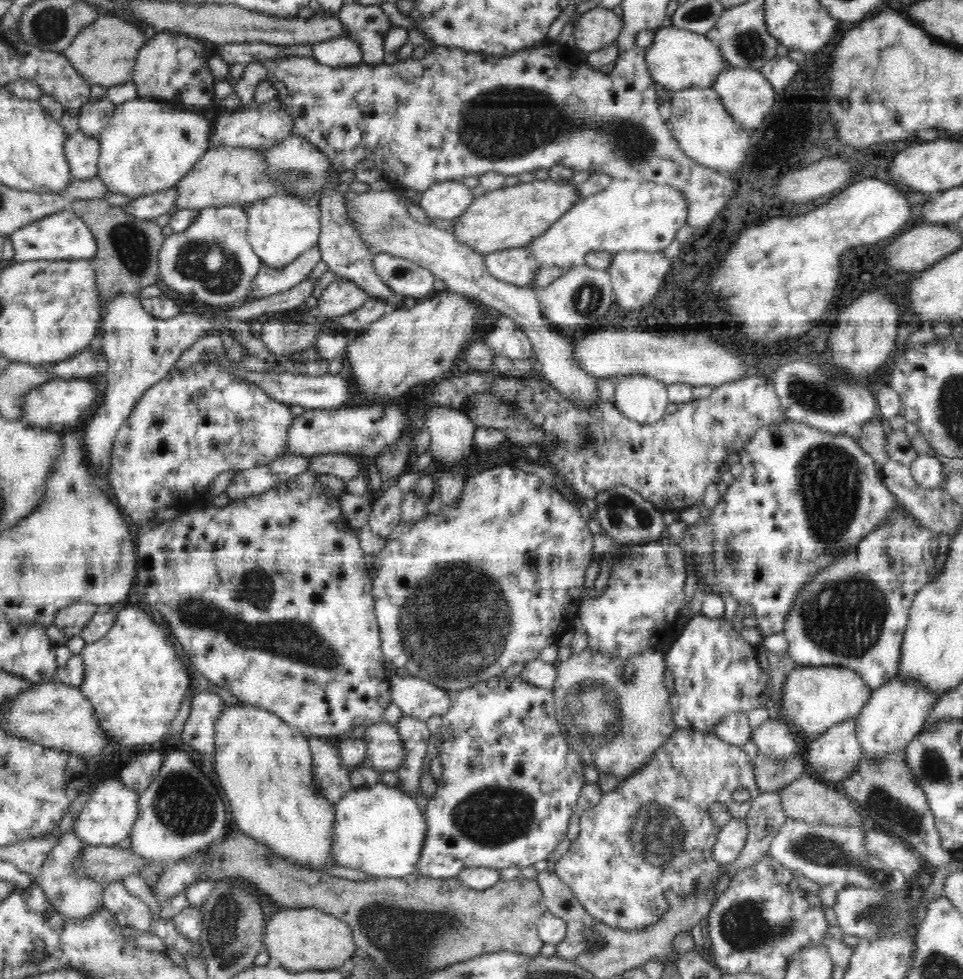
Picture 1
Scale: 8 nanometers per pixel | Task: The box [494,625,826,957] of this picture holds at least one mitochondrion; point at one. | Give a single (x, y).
(656, 837)

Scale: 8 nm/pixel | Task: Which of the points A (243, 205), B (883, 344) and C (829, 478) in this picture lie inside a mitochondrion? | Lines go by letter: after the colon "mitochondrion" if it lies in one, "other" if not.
A: other
B: other
C: mitochondrion

